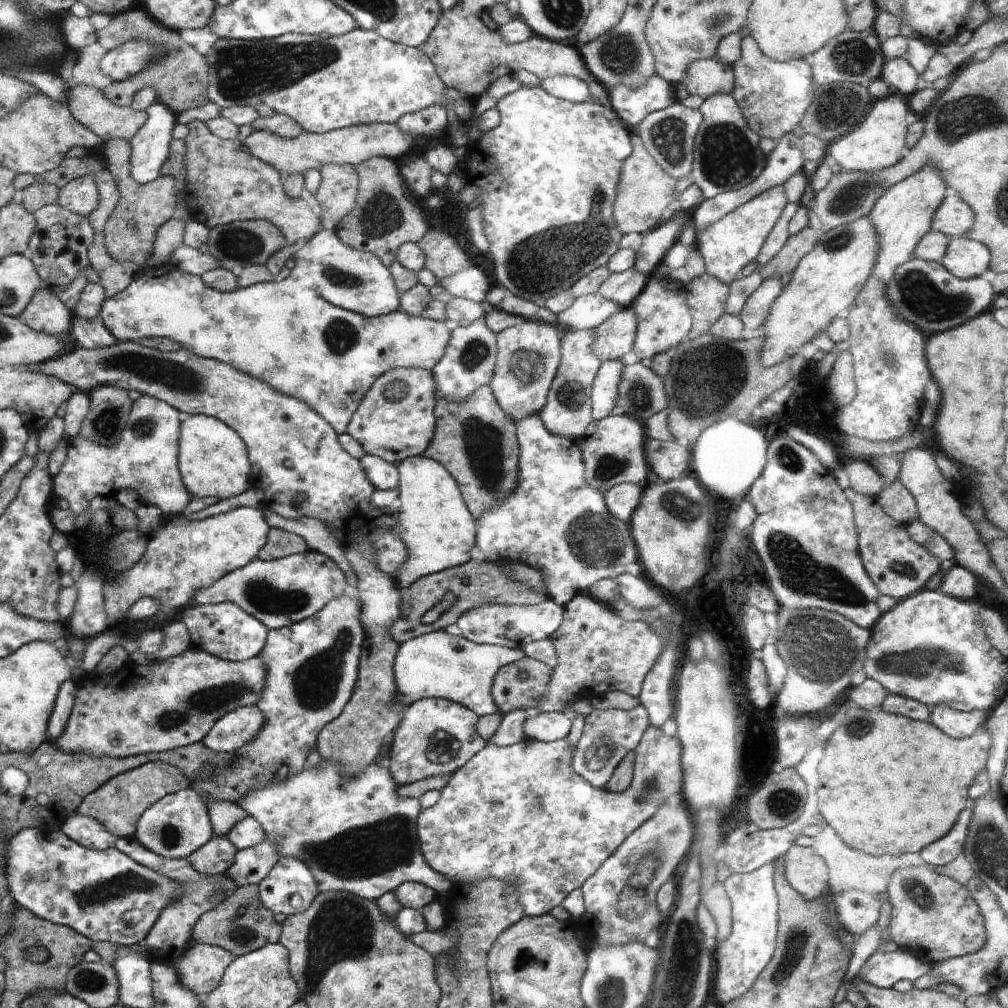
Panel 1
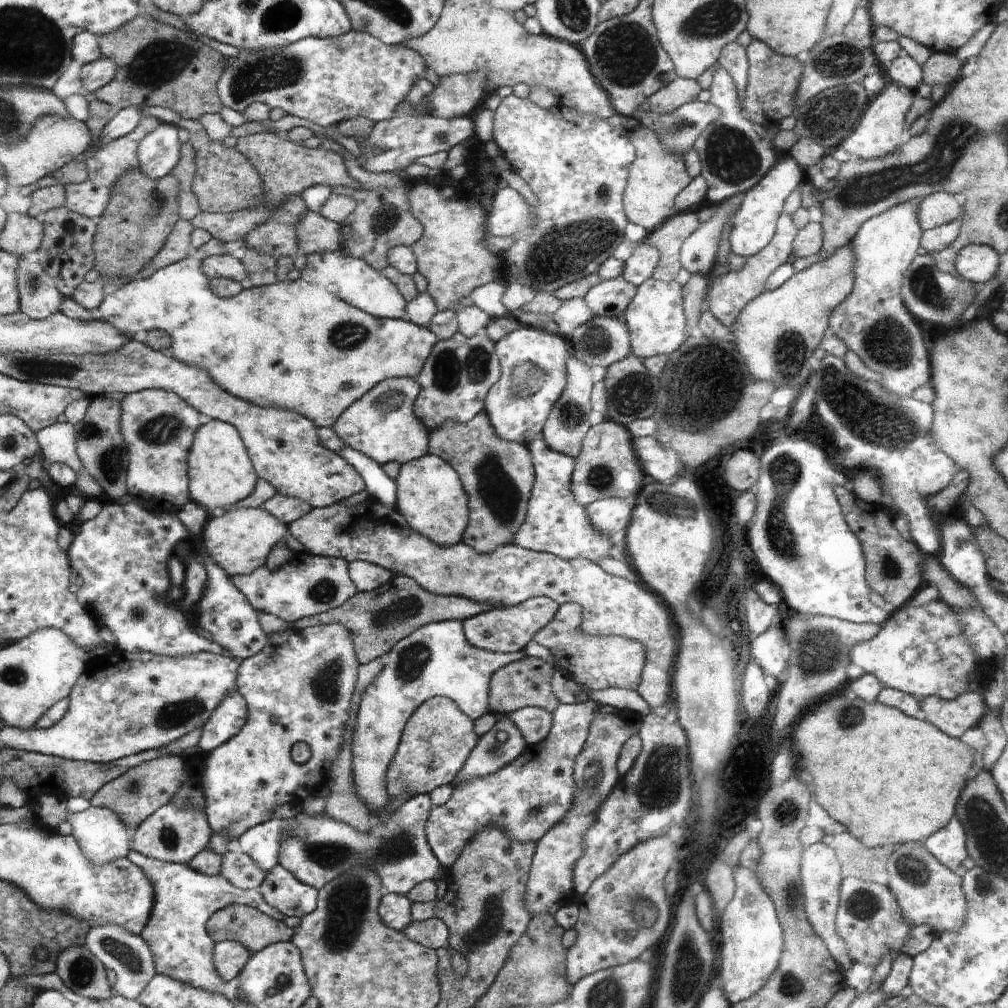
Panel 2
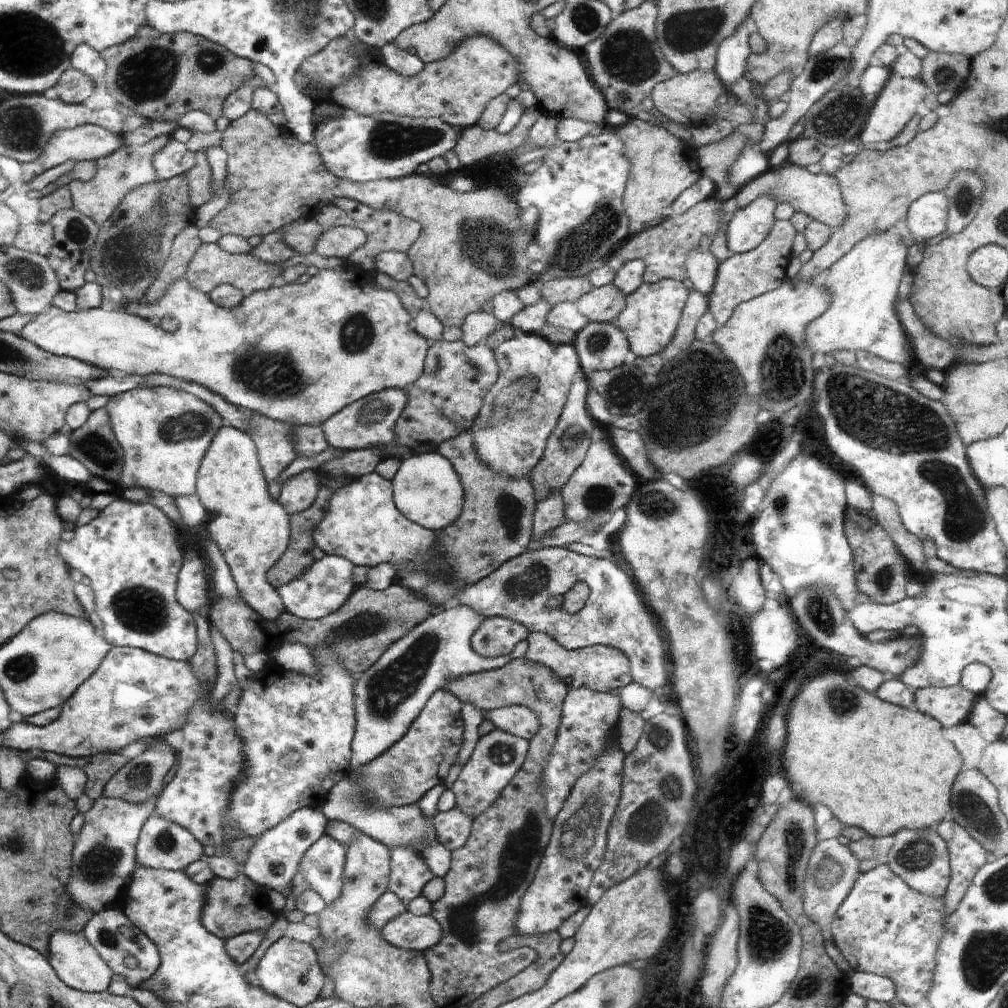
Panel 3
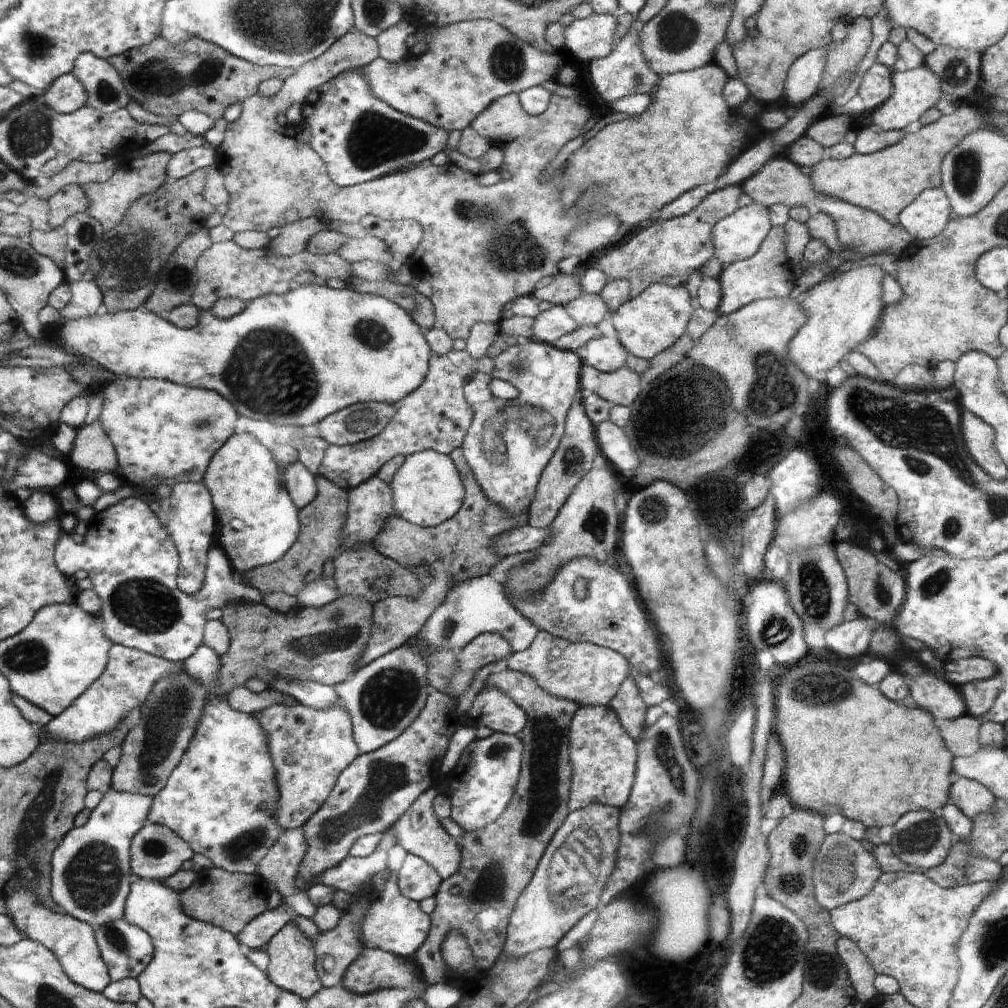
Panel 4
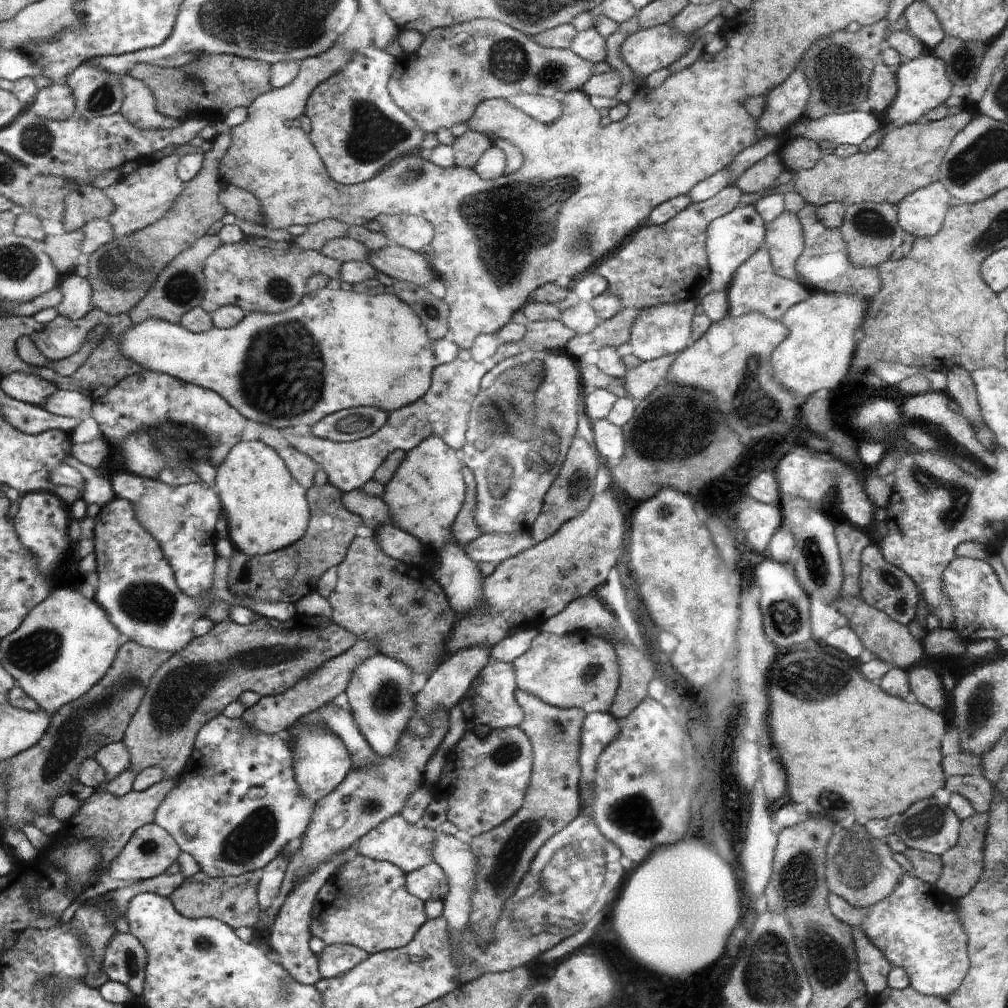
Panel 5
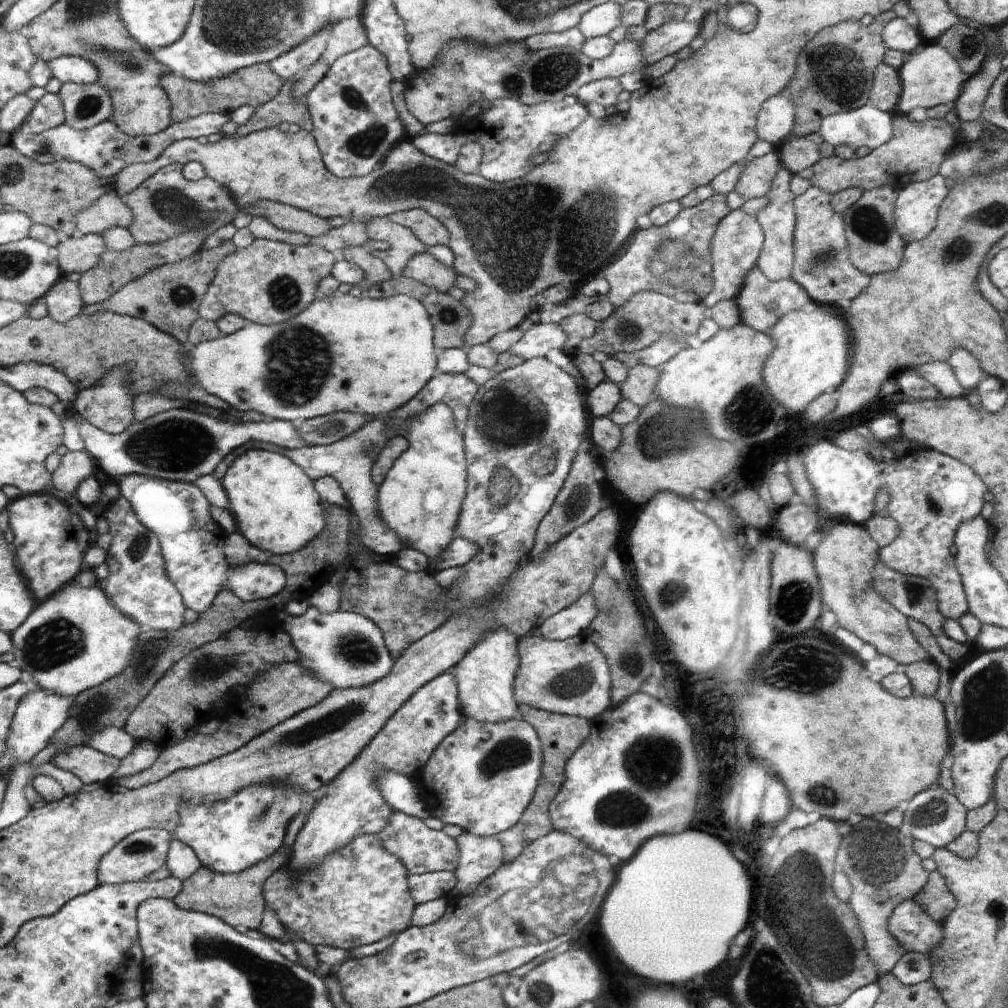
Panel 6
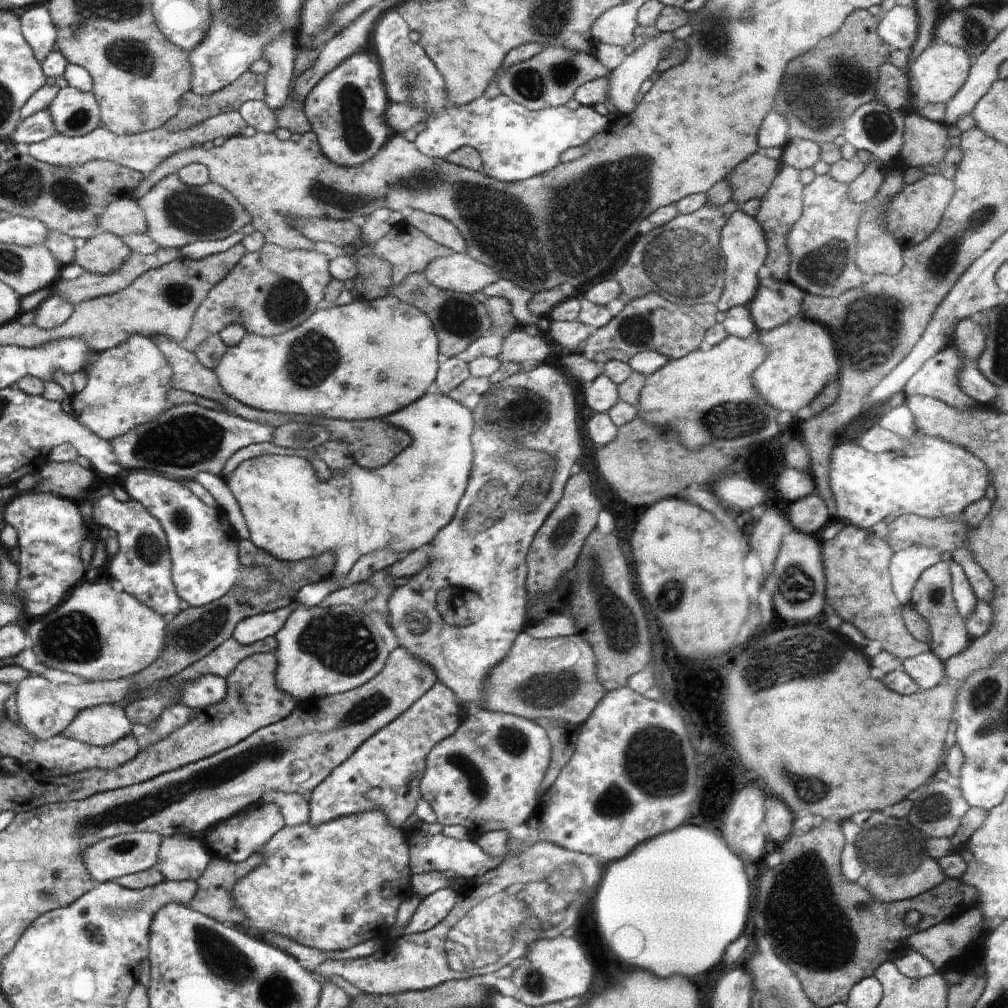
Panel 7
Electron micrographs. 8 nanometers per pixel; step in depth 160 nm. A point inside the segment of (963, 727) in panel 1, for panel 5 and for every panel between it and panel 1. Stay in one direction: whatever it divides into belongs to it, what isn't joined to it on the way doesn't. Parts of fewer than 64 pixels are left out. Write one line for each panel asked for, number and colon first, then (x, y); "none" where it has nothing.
2: (955, 717)
3: (951, 705)
4: (943, 700)
5: (927, 686)

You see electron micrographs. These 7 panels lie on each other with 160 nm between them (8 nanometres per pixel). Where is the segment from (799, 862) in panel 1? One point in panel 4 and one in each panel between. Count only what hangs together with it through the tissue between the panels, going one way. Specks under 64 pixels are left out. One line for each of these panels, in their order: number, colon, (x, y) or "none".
2: (821, 879)
3: (832, 871)
4: (843, 871)

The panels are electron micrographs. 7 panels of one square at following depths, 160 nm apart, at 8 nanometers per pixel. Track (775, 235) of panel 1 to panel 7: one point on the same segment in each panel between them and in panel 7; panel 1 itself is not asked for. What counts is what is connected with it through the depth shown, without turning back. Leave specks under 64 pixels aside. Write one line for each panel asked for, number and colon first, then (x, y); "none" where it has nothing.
2: (729, 294)
3: (741, 277)
4: (768, 274)
5: (755, 288)
6: (762, 303)
7: (776, 302)

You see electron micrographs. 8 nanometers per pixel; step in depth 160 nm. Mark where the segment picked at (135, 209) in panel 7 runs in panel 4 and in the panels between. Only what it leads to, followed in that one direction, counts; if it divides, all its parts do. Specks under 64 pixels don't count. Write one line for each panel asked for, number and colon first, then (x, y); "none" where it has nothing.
4: (72, 200)
5: (88, 202)
6: (108, 212)

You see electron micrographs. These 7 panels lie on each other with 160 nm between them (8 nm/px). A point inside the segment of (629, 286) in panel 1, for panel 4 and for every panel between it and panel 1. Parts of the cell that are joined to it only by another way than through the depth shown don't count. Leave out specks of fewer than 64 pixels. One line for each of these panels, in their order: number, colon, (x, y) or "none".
2: (610, 298)
3: (603, 304)
4: (589, 309)

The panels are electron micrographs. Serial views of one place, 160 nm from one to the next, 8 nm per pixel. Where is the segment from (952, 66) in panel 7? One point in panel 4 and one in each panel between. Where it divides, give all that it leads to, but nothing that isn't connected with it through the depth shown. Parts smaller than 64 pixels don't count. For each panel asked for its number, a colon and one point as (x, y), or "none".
4: (915, 91)
5: (922, 84)
6: (932, 76)

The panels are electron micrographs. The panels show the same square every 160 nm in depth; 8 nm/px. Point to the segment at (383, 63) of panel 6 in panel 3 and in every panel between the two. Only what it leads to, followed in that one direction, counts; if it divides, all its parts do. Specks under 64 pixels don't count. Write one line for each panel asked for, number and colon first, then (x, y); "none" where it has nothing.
3: (362, 148)
4: (360, 138)
5: (358, 129)

